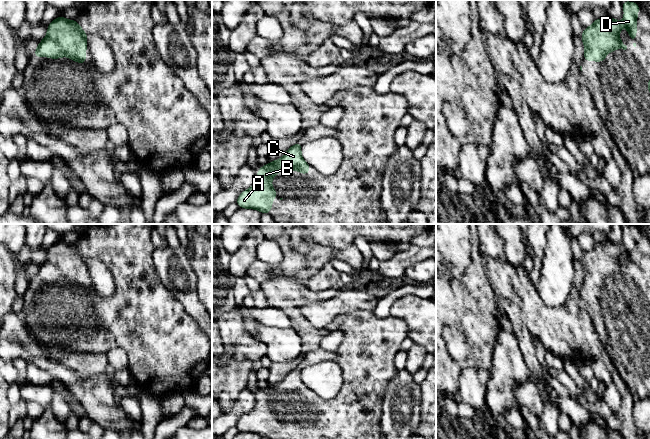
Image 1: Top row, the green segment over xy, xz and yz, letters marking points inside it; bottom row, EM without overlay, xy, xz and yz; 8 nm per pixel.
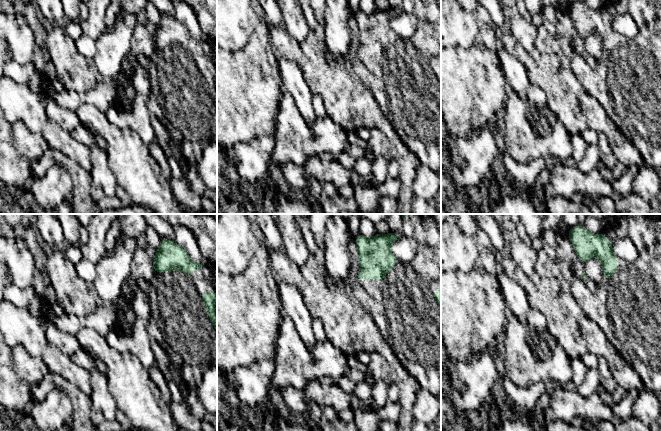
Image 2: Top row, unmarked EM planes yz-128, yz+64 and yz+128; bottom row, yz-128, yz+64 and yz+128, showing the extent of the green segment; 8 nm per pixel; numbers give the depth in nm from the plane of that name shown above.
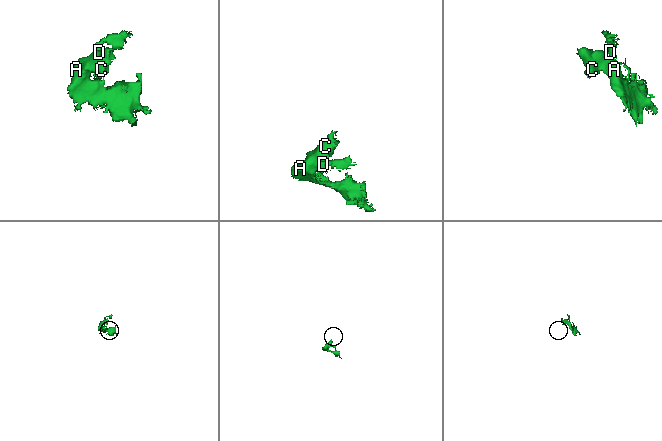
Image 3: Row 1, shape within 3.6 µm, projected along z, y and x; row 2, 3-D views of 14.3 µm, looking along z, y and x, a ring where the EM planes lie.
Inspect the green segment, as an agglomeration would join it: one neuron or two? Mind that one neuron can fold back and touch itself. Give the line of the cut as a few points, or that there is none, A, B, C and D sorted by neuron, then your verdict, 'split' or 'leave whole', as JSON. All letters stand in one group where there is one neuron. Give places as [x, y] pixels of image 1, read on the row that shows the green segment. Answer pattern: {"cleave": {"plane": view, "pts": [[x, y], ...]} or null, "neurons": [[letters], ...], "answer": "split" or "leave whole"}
{"cleave": null, "neurons": [["A", "B", "C", "D"]], "answer": "leave whole"}

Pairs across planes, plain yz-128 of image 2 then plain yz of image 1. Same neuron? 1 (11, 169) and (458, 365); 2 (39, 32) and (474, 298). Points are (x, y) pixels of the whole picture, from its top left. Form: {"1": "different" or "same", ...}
{"1": "same", "2": "same"}

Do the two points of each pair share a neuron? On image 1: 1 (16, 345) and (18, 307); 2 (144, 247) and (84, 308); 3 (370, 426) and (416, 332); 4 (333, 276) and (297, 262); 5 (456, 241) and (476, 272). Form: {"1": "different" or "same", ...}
{"1": "different", "2": "same", "3": "different", "4": "different", "5": "different"}

